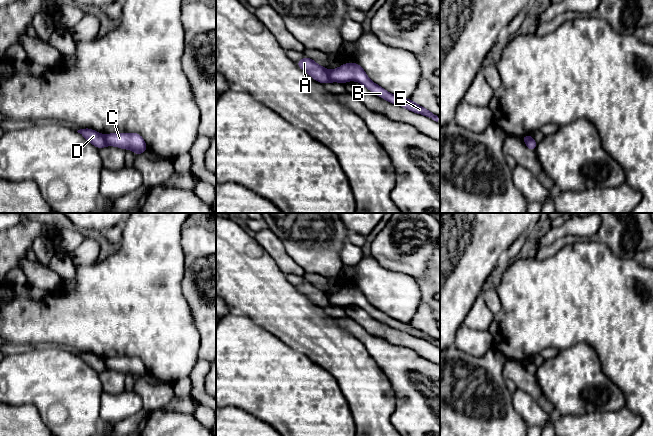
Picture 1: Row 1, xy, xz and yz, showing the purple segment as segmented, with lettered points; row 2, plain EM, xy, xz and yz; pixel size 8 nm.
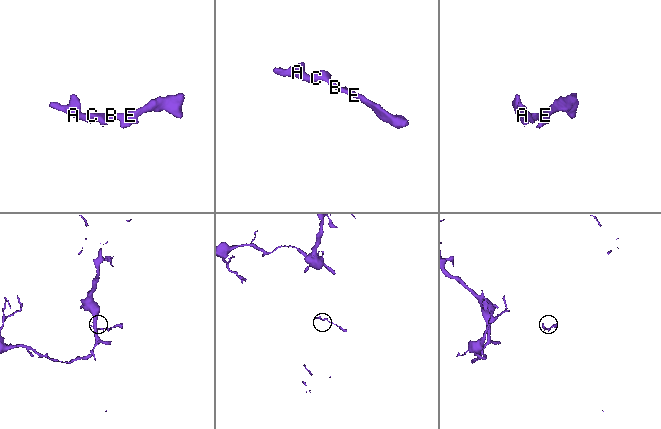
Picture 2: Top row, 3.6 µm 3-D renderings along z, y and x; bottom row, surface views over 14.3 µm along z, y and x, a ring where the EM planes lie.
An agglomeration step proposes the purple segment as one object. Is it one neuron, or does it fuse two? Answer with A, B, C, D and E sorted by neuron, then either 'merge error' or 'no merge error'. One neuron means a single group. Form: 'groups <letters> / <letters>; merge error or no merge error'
groups A D / B C E; merge error

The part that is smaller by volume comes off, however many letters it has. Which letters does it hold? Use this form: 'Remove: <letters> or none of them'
Remove: B, C, E

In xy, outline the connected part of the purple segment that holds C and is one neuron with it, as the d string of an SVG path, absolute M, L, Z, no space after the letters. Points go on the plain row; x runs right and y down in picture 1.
M110 357L106 359L109 369L126 373L132 373L134 380L145 377L147 374L146 366L138 357Z

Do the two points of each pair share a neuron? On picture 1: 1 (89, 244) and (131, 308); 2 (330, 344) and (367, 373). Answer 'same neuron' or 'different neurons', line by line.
1: different neurons
2: same neuron

